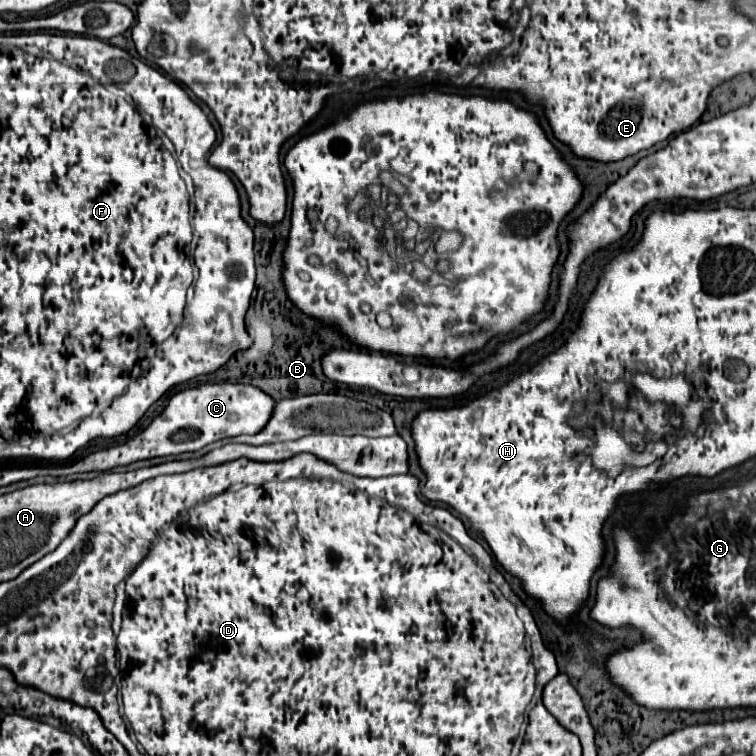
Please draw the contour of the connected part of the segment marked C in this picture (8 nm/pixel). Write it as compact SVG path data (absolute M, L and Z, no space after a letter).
M202 384L196 388L182 390L174 394L164 408L160 416L154 418L154 422L142 430L136 438L104 448L98 452L92 452L74 464L68 464L68 474L80 474L80 472L92 472L92 470L110 470L116 466L126 466L136 460L146 460L154 456L170 456L170 454L182 454L182 452L196 452L212 442L240 436L240 434L254 434L260 432L266 422L270 420L274 400L264 394L262 390L248 386L248 384Z

